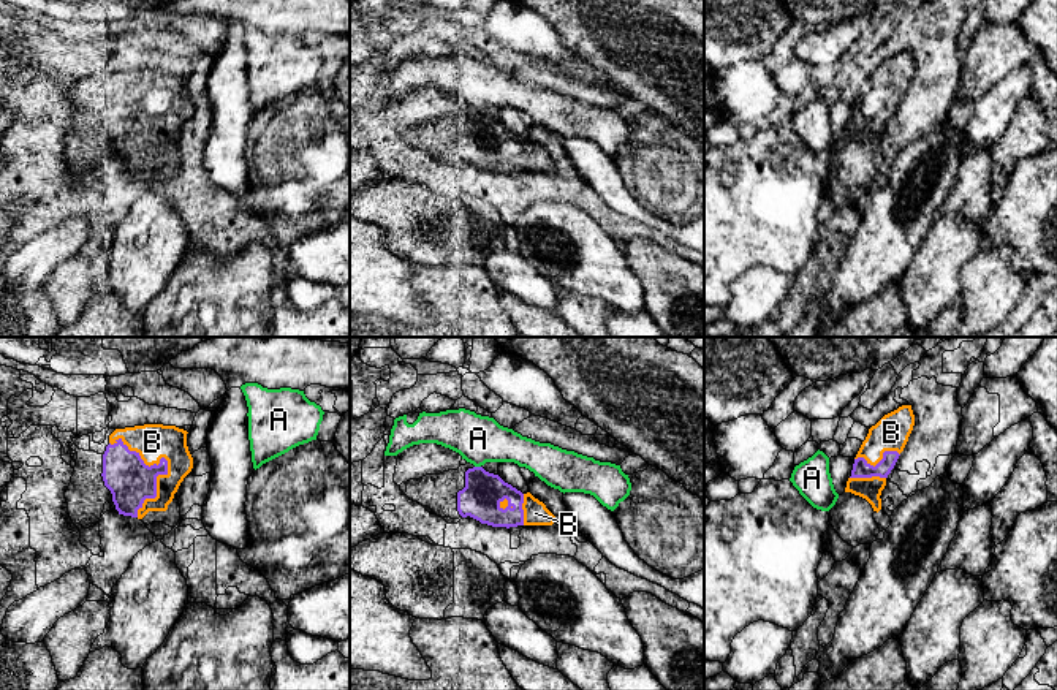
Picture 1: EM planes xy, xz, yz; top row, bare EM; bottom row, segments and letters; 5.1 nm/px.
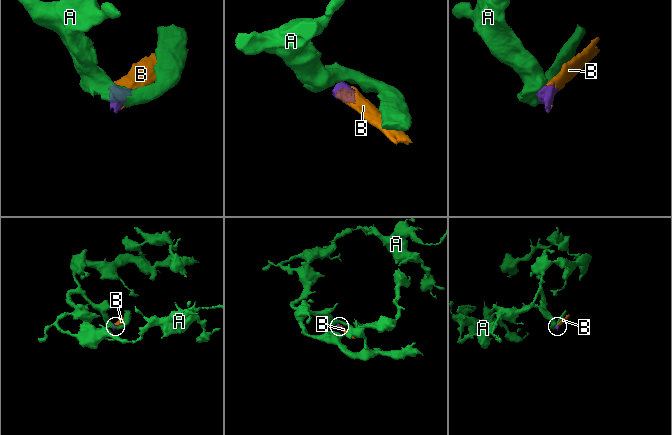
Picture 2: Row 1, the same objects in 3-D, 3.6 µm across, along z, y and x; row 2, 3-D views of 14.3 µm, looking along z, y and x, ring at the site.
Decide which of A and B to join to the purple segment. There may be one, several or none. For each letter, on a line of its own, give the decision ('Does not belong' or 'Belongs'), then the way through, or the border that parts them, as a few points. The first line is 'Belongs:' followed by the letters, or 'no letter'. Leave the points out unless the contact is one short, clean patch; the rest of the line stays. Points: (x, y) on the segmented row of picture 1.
Belongs: B
A: Does not belong
B: Belongs

